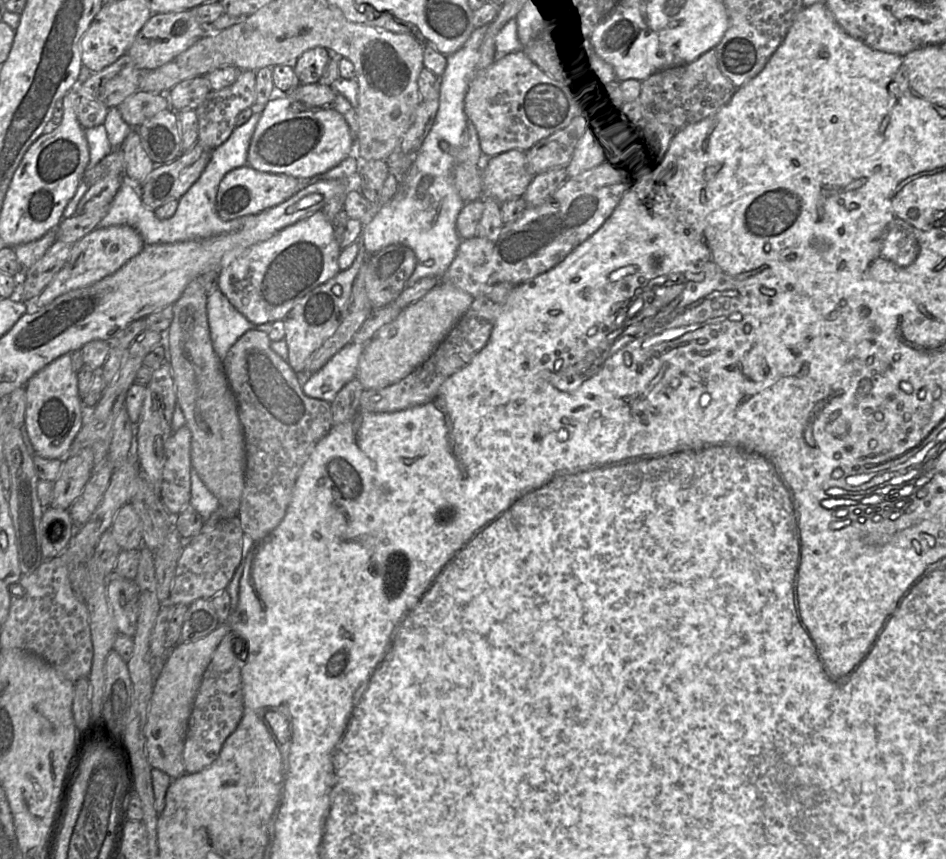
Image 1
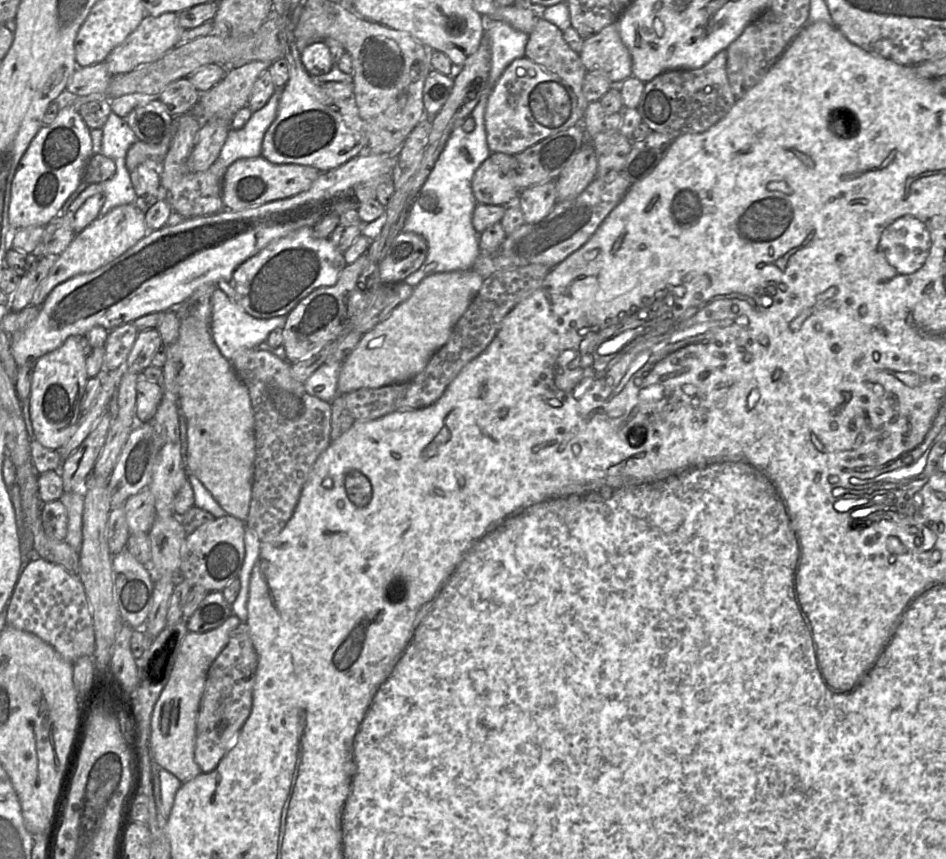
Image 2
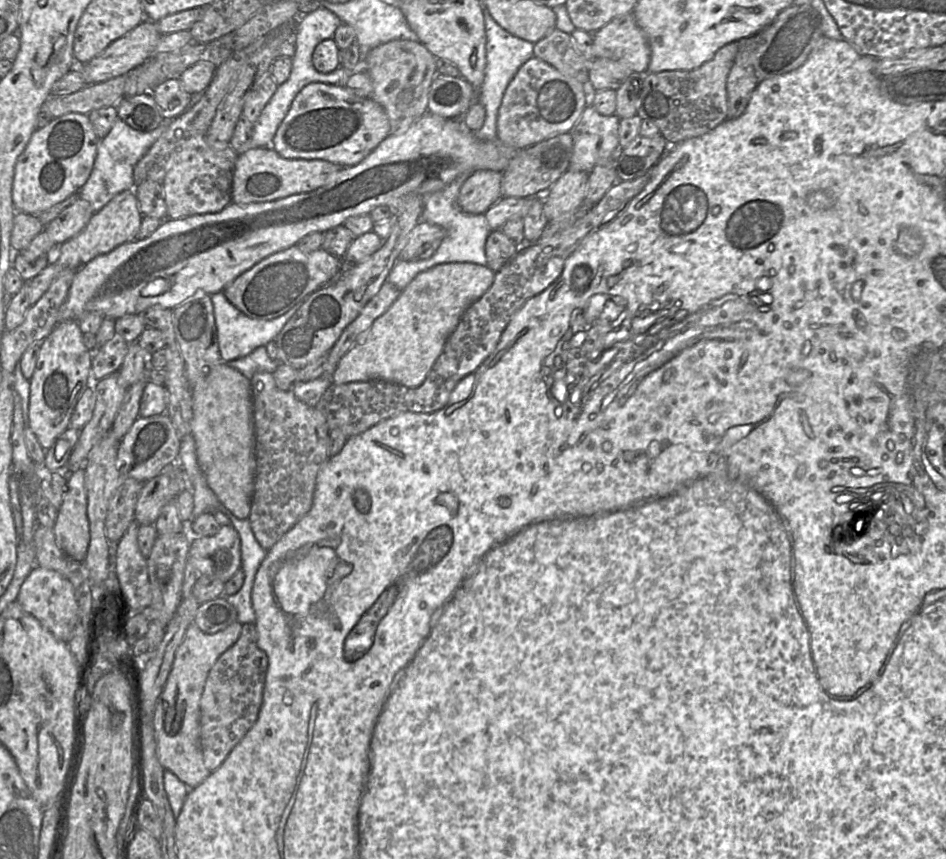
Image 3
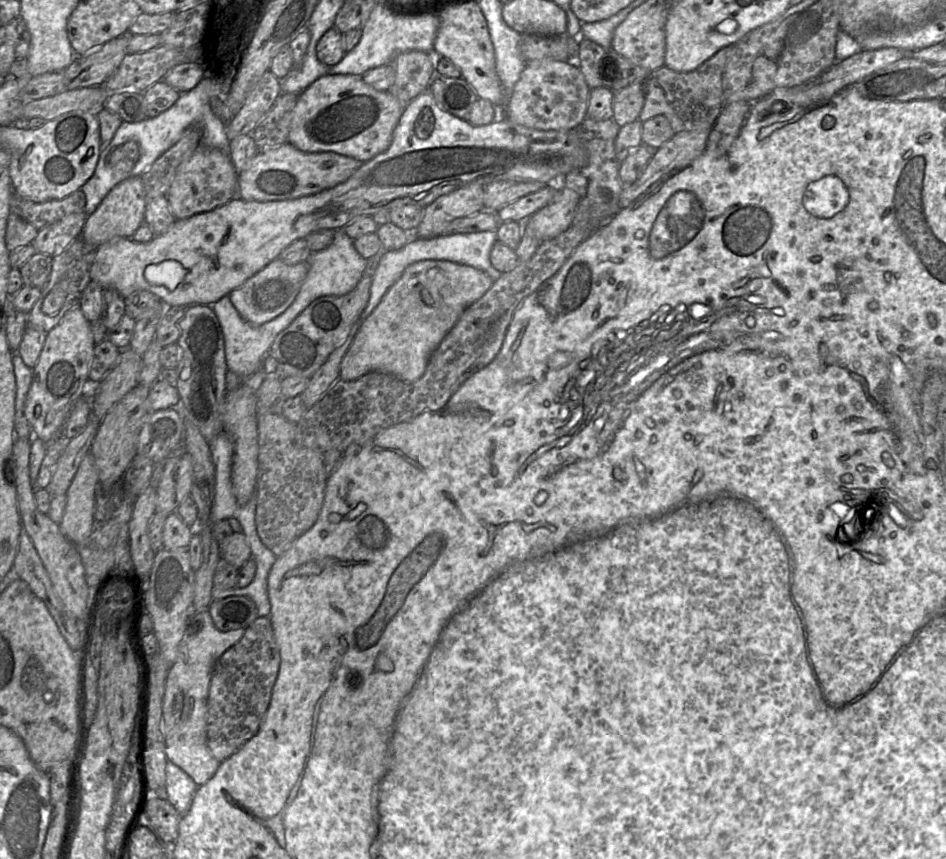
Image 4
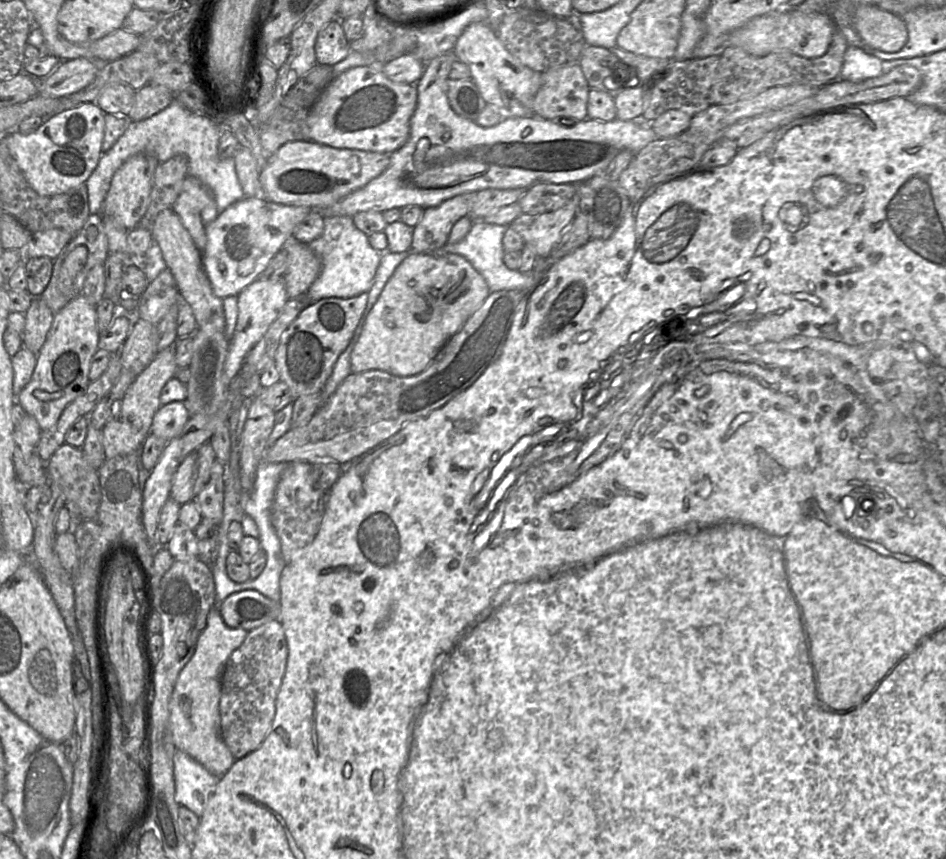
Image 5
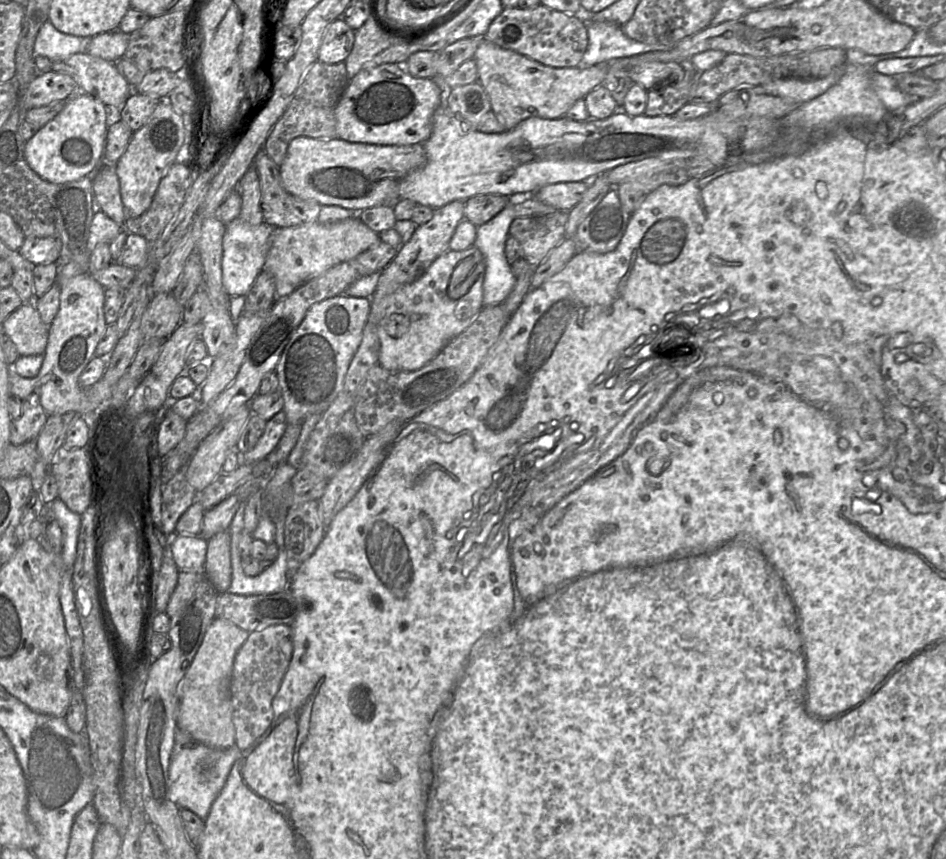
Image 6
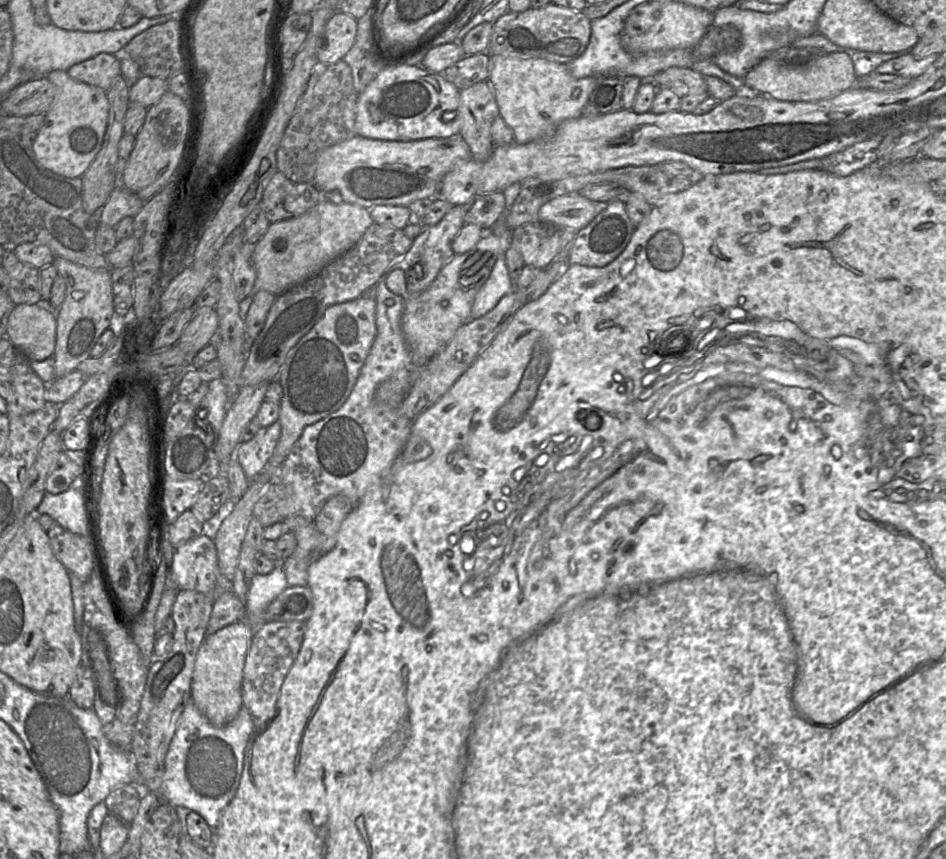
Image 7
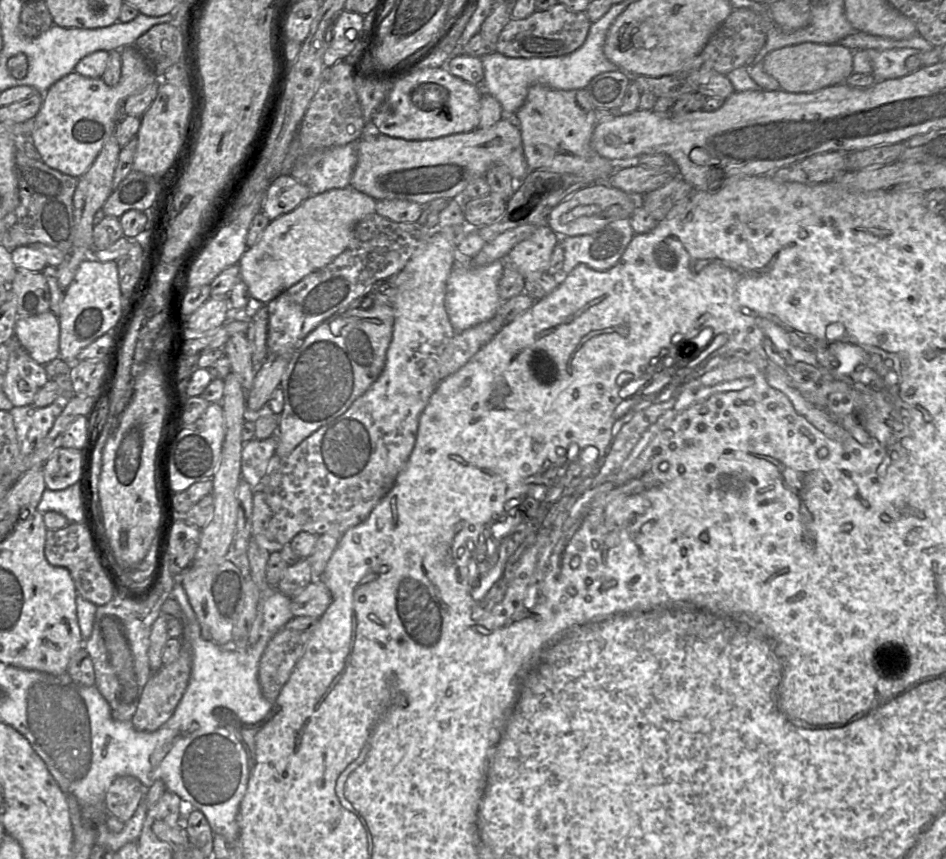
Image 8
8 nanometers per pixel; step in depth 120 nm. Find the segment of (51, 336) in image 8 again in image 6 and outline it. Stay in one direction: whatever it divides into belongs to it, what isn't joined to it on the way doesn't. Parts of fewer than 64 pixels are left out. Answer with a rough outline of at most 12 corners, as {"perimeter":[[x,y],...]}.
{"perimeter":[[34,303],[2,321],[20,356],[43,355],[50,325]]}

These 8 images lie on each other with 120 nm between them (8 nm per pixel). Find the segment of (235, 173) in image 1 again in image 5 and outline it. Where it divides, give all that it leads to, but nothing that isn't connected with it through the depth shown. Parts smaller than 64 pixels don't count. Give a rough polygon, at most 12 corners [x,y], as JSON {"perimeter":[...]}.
{"perimeter":[[289,141],[259,180],[271,202],[326,208],[388,153]]}

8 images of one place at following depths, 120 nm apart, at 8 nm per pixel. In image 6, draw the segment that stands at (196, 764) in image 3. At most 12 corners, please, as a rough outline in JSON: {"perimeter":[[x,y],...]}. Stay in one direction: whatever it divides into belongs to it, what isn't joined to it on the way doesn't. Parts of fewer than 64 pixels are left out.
{"perimeter":[[215,617],[179,687],[178,728],[235,745],[230,683],[249,635]]}

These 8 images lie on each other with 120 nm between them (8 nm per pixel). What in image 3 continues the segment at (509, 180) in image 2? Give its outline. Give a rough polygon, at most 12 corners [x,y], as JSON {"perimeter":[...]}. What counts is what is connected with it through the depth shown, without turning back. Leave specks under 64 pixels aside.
{"perimeter":[[477,170],[458,205],[484,214],[502,197],[502,172]]}

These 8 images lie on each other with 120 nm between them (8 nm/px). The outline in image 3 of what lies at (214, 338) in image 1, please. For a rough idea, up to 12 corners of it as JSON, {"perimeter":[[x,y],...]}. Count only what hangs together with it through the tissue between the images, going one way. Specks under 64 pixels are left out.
{"perimeter":[[211,295],[221,359],[242,358],[275,340],[301,303],[271,320]]}

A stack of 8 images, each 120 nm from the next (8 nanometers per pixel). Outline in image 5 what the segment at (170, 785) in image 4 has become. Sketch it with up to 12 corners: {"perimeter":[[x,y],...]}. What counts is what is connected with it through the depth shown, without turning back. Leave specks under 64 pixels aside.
{"perimeter":[[181,750],[175,801],[201,817],[221,777]]}

